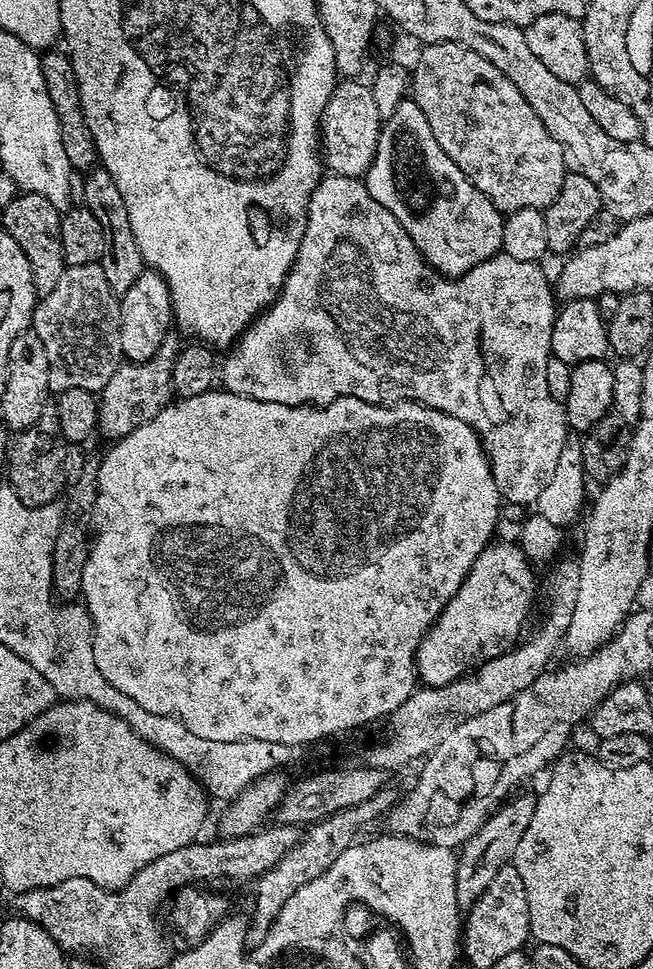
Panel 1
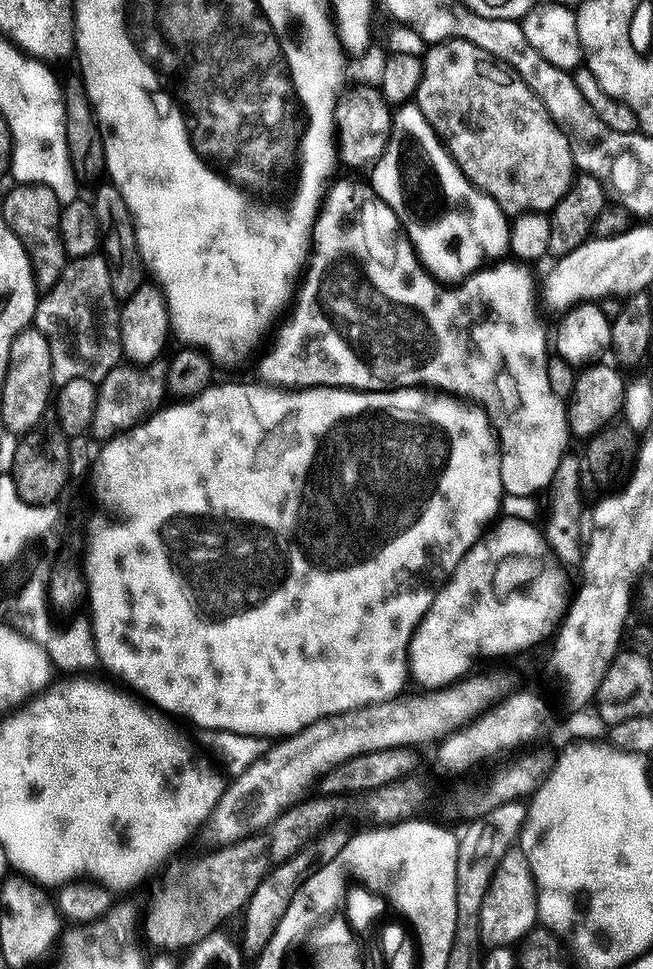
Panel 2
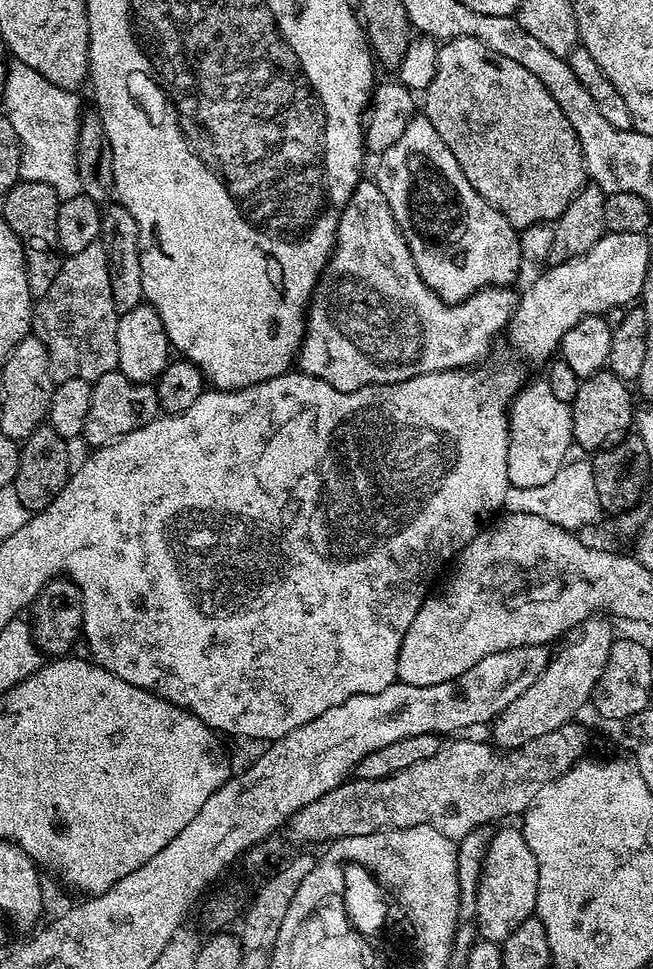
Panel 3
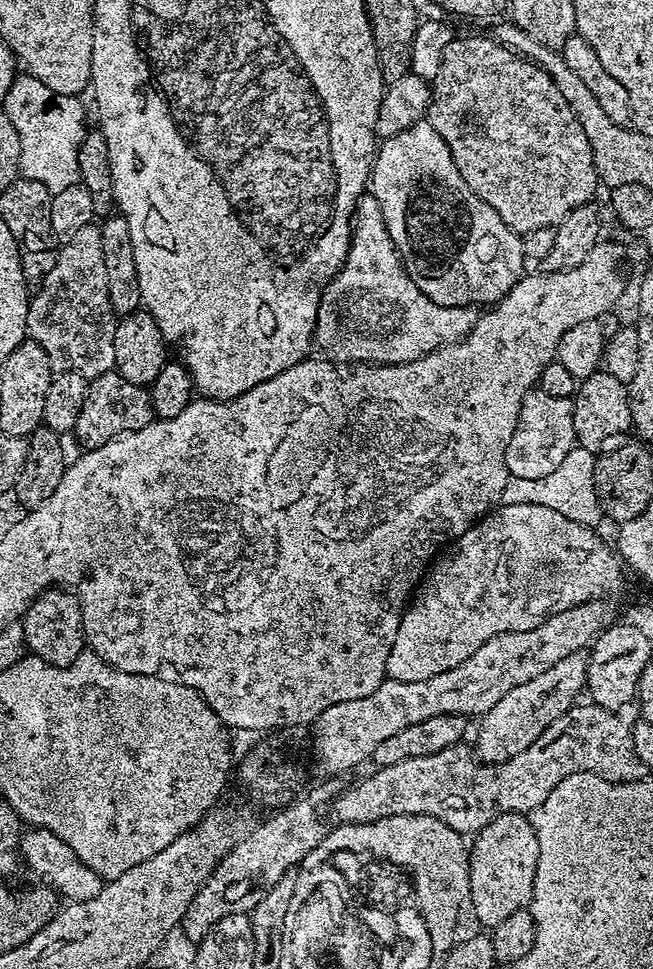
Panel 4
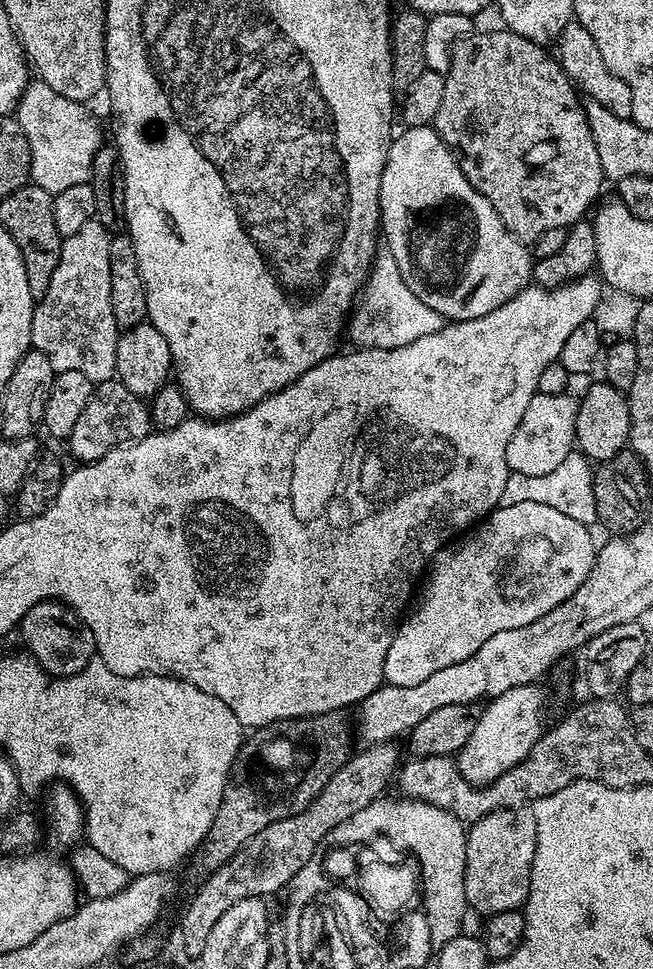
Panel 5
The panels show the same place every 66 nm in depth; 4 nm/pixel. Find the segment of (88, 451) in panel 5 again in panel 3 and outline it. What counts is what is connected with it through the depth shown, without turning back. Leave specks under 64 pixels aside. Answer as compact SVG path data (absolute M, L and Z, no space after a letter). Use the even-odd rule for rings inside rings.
M118 370L107 372L92 384L90 410L86 410L82 440L89 444L89 449L104 448L107 444L119 440L121 436L146 426L160 415L160 403L156 397L155 387L151 383L139 384L126 378Z

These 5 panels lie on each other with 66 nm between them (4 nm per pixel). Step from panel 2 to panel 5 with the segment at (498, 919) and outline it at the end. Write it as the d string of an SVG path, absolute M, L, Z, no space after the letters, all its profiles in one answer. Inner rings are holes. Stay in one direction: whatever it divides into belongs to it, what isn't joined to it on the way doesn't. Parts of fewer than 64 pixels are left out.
M503 808L481 818L477 824L467 829L466 842L466 898L473 913L481 912L484 918L499 912L514 912L523 909L530 894L530 874L536 849L536 823L532 817L532 808Z

